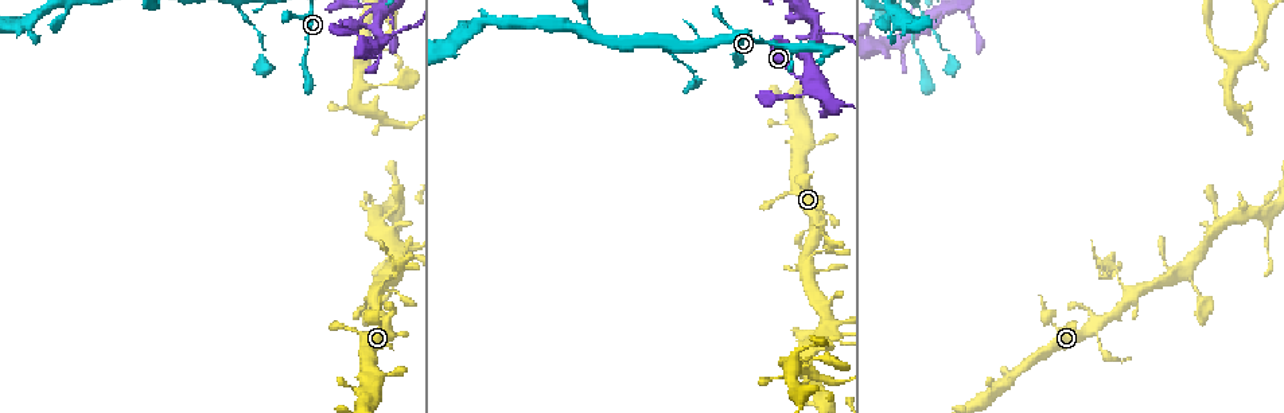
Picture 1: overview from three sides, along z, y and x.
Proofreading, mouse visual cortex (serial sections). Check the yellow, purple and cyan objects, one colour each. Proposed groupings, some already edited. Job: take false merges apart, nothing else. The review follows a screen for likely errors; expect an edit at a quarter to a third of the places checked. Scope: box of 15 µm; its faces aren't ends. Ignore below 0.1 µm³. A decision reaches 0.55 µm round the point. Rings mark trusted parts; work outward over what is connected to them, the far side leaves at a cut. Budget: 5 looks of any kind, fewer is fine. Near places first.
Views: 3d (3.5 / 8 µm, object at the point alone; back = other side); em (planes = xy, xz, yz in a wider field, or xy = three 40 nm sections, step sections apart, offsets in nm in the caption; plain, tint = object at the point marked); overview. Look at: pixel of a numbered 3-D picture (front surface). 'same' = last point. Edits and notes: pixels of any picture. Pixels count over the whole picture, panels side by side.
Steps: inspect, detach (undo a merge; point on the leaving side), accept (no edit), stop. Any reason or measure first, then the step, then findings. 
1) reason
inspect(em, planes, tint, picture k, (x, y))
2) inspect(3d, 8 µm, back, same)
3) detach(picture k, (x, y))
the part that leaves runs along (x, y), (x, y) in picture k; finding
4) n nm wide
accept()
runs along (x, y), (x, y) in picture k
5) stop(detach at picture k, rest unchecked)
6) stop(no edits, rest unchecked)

arms part here
inspect(3d, 3.5 µm, picture 1, (1129, 293))

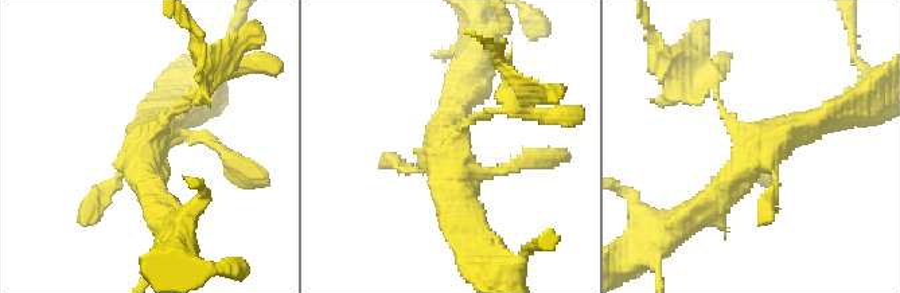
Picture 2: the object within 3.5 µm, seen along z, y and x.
shape alone is not enough
inspect(em, xy, step 1, tint, picture 2, (450, 148))

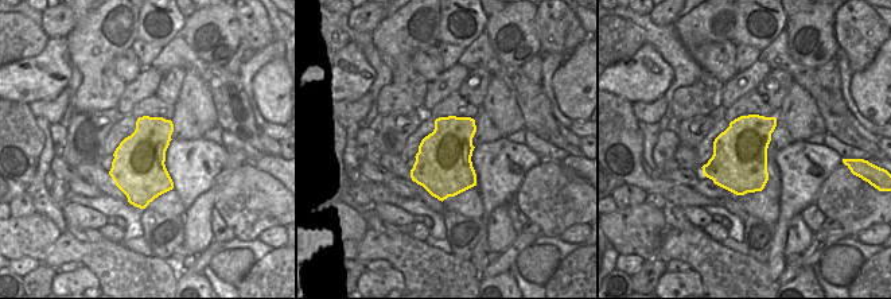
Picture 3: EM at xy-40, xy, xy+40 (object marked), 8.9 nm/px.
500 nm wide
detach(picture 2, (698, 100))
the part that leaves runs along (728, 118), (708, 69), (673, 53) in picture 2; two cells meet here

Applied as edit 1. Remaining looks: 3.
inspect(overview)

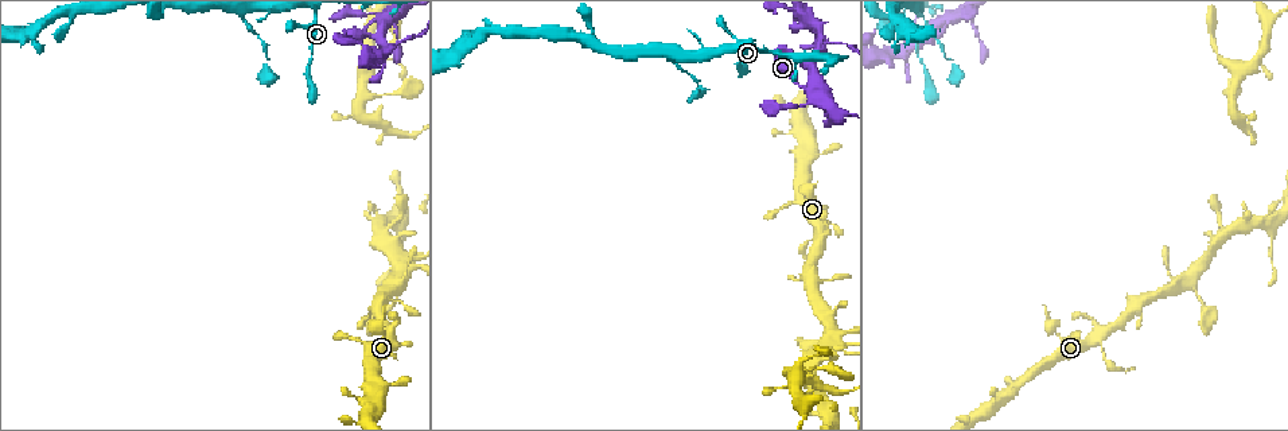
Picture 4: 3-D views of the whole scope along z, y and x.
sharp bend
inspect(3d, 3.5 µm, back, picture 4, (1270, 225))

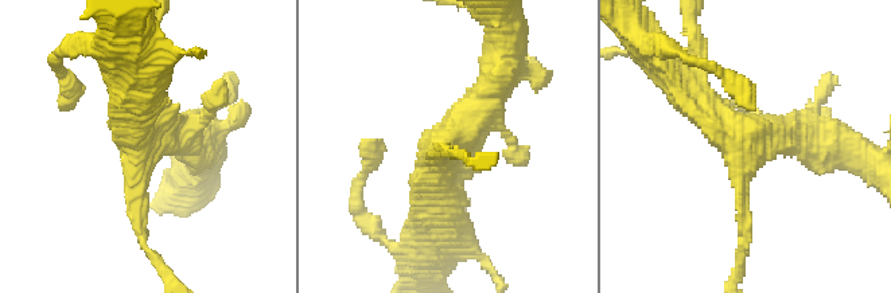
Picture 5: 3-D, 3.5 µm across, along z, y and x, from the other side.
need the tissue
inspect(em, xy, step 1, tint, picture 5, (748, 147))

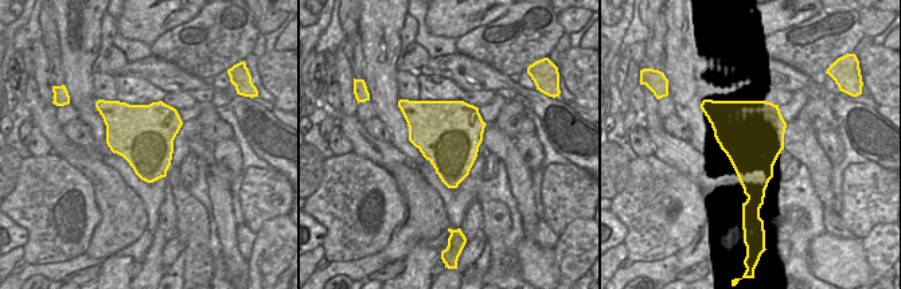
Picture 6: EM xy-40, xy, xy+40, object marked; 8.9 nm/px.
accept()
runs along (498, 78), (444, 144), (440, 203) in picture 5; all the same cell

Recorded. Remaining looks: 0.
stop(detach at picture 2, rest unchecked)

